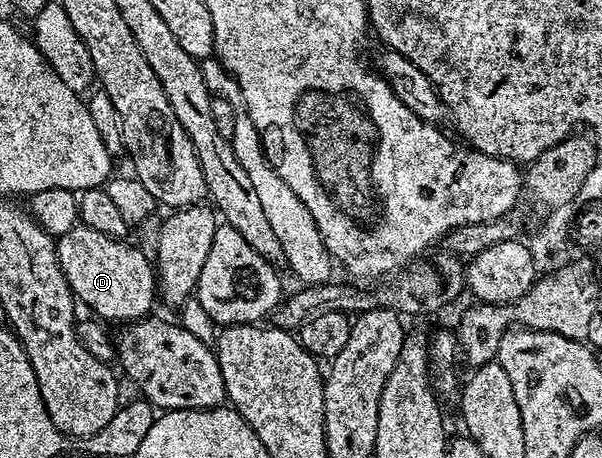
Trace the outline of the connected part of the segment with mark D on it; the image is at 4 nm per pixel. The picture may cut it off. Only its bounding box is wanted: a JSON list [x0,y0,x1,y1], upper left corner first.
[56,224,158,324]

